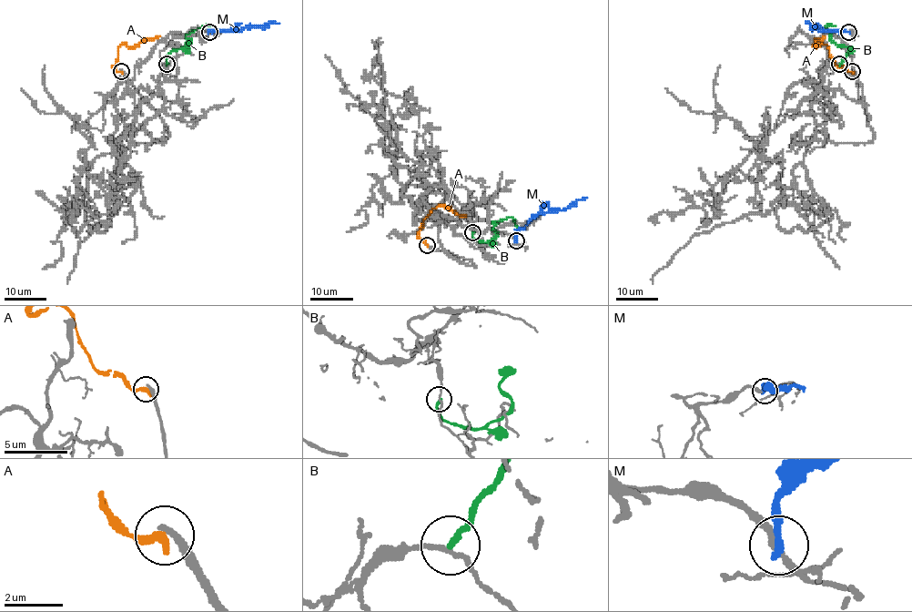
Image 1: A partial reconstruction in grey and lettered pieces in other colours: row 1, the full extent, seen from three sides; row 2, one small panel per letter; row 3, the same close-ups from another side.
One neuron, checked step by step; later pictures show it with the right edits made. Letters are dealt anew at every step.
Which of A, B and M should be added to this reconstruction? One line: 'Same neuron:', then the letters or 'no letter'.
Same neuron: no letter

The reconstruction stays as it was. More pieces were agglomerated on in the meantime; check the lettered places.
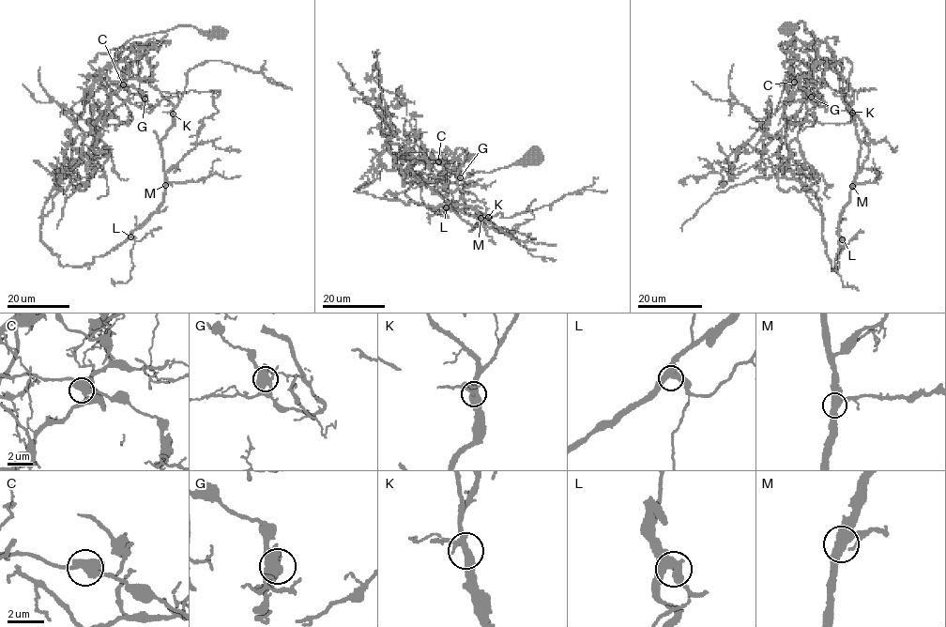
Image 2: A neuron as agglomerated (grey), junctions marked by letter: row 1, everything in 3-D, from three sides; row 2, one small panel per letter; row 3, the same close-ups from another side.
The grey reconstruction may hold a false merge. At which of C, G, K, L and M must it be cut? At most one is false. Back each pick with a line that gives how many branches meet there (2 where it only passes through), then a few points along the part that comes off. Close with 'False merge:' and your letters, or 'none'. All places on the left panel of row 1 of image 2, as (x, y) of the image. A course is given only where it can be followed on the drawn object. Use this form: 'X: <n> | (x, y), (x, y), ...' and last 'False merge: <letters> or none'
G: 3 | (144, 99), (95, 84), (94, 129), (41, 212), (62, 266), (162, 203), (190, 69), (292, 89)
False merge: G

